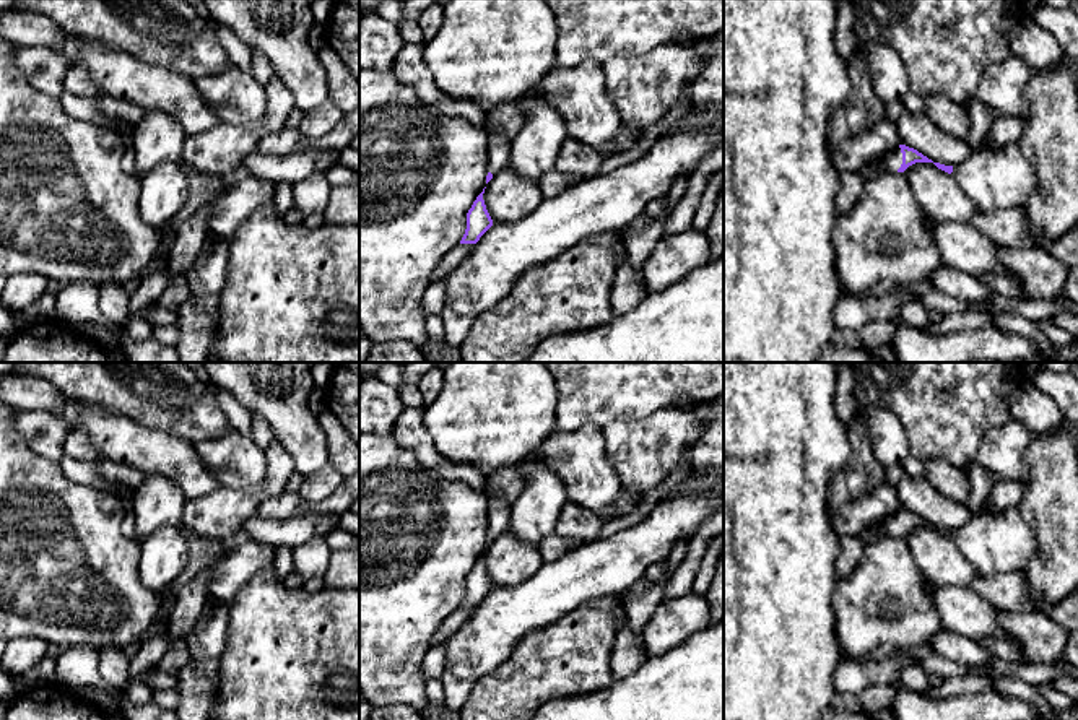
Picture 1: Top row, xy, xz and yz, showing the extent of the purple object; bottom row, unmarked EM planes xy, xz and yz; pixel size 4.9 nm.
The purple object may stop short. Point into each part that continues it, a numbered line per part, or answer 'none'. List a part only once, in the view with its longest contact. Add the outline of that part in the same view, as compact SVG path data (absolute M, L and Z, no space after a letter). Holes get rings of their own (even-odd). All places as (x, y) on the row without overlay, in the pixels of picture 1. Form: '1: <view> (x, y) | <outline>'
1: yz (851, 546) | M898 510L889 520L873 531L863 531L862 535L844 535L839 536L839 556L836 561L837 579L847 579L855 569L857 562L863 554L863 548L868 541L883 535L898 535L902 528L902 517Z

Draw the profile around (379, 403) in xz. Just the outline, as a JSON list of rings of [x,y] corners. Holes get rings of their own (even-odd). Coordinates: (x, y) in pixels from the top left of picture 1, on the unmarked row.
[[[377,377],[359,384],[359,432],[392,437],[395,421],[403,408],[397,387],[390,387]]]

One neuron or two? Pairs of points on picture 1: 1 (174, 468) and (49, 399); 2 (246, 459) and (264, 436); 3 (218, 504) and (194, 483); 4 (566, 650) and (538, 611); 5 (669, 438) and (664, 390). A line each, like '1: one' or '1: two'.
1: one
2: two
3: two
4: two
5: two

